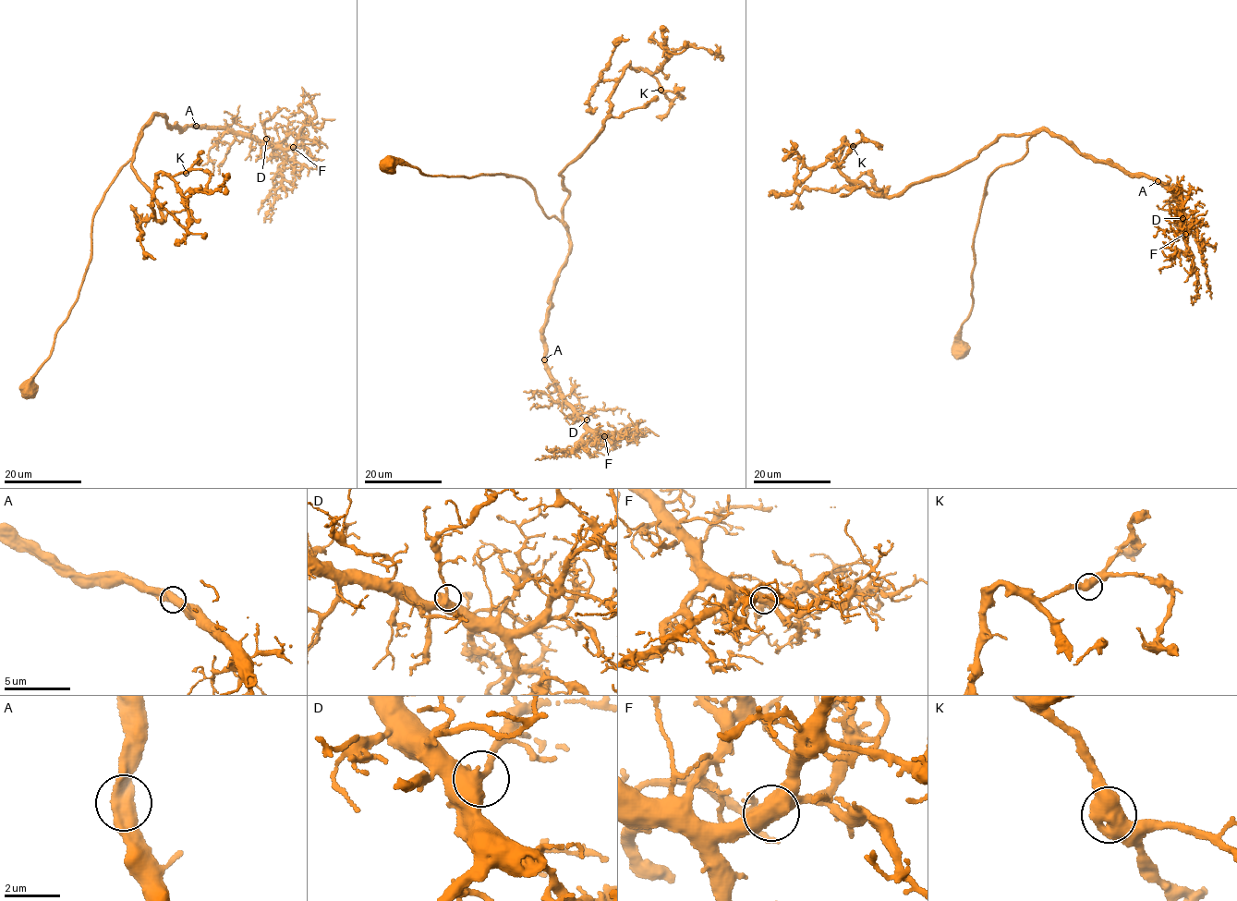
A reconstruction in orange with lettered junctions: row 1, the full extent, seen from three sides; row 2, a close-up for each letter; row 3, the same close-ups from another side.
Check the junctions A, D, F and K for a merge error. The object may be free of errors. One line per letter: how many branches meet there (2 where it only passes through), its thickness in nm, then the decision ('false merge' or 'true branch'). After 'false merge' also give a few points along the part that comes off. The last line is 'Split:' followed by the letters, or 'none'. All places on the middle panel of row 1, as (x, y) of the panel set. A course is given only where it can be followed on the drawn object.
A: branches 2; calibre 600 nm; true branch
D: branches 2; calibre 550 nm; true branch
F: branches 2; calibre 600 nm; true branch
K: branches 2; calibre 600 nm; true branch
Split: none

